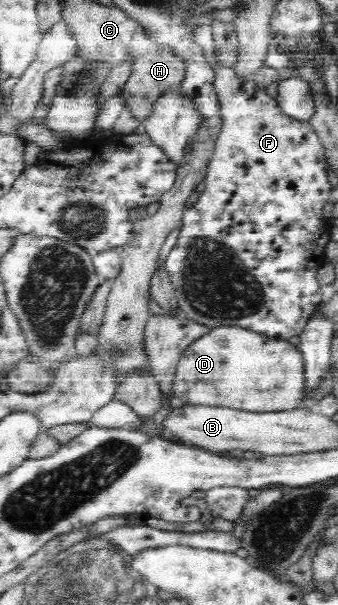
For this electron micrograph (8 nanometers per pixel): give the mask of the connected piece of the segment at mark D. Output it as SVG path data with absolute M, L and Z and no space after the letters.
M238 326L213 327L192 340L178 363L172 389L185 406L226 407L253 413L296 410L309 395L304 356L298 345Z

